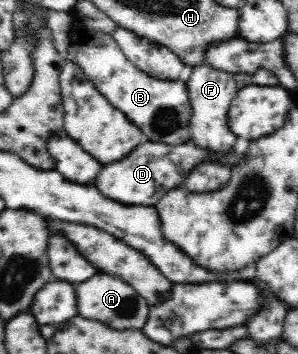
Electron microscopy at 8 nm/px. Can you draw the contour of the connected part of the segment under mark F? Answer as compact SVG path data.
M206 63L194 65L184 78L191 101L192 117L190 122L191 140L198 147L212 151L231 151L236 147L236 136L228 128L229 107L238 87L234 75L227 71L219 70Z

